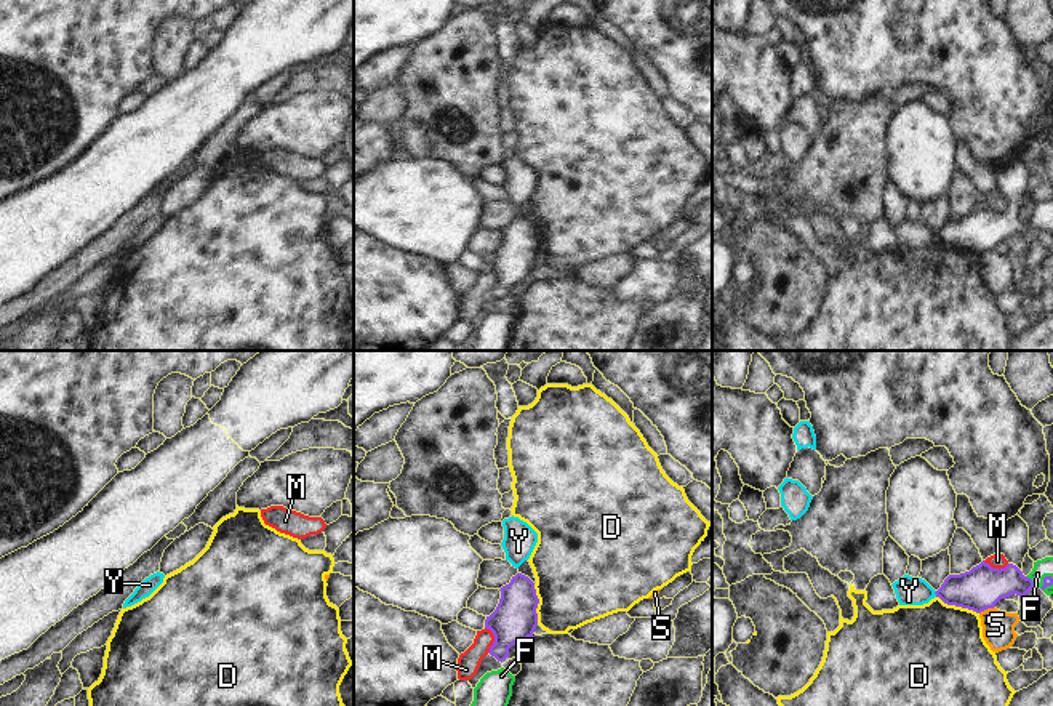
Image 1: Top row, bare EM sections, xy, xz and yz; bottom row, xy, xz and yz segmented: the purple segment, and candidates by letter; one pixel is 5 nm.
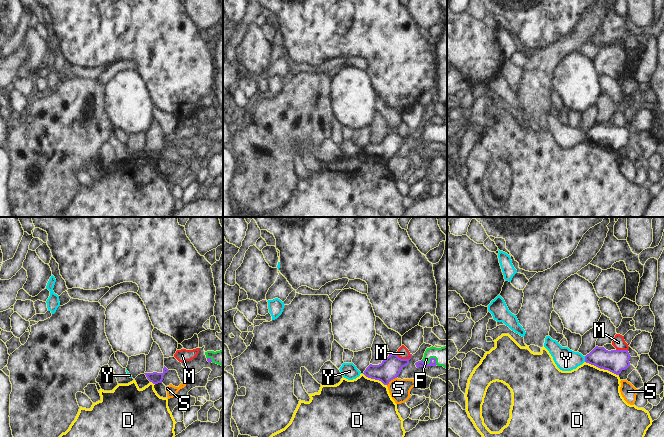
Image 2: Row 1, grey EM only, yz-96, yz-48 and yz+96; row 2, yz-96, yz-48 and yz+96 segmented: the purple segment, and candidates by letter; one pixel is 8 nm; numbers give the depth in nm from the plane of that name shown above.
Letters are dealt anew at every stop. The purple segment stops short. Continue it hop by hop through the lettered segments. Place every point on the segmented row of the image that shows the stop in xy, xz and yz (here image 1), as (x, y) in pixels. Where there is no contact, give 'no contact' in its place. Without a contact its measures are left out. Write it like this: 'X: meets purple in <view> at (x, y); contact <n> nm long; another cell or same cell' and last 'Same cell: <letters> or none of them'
D: meets purple in yz at (957, 605); contact 240 nm long; another cell
F: meets purple in yz at (1037, 586); contact 140 nm long; same cell
M: meets purple in xz at (495, 639); contact 140 nm long; another cell
S: meets purple in yz at (986, 609); contact 90 nm long; another cell
Y: meets purple in yz at (935, 593); contact 30 nm long; another cell
Same cell: F

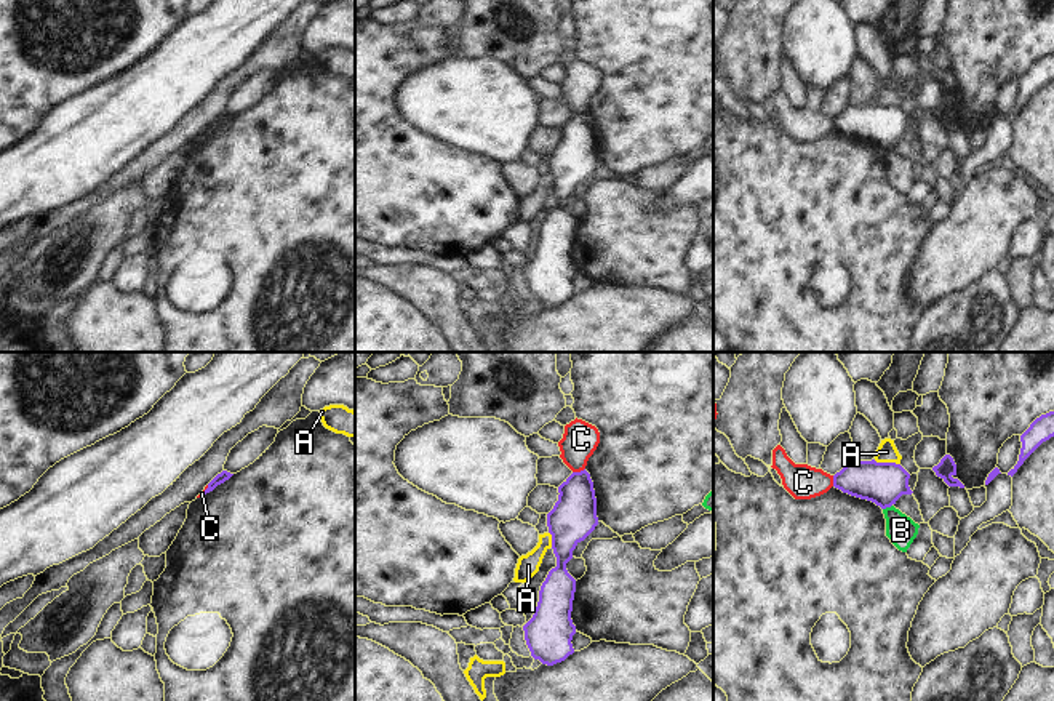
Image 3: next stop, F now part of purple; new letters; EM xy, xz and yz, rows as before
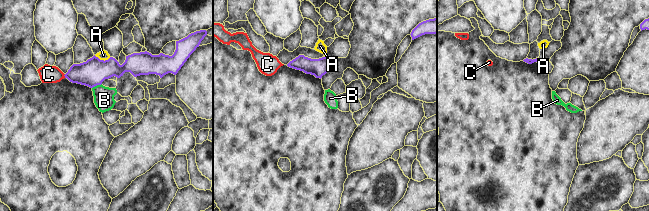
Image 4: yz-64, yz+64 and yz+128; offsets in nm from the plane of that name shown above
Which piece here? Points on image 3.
A: meets purple in yz at (886, 463); contact 140 nm long; another cell
B: meets purple in yz at (886, 506); contact 50 nm long; another cell
C: meets purple in xz at (578, 472); contact 70 nm long; another cell
Same cell: none of them

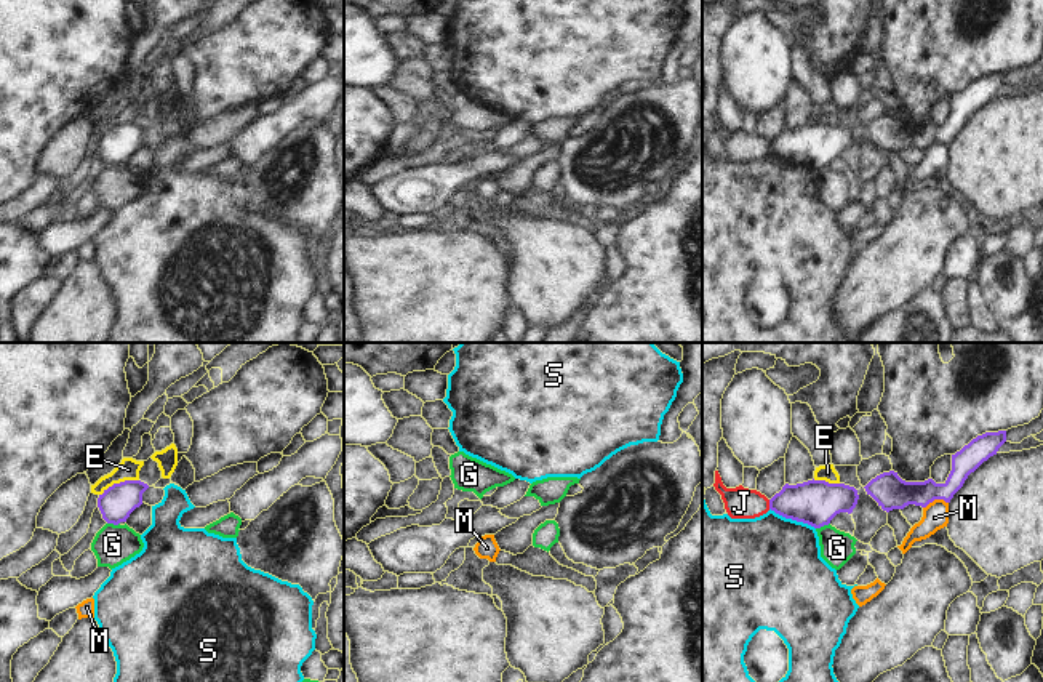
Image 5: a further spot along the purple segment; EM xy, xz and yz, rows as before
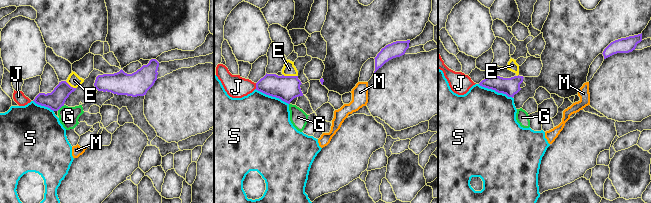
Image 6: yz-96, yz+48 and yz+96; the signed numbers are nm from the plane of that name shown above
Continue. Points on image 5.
E: meets purple in xy at (120, 482); contact 220 nm long; another cell
G: meets purple in yz at (823, 525); contact 80 nm long; another cell
J: meets purple in yz at (770, 505); contact 50 nm long; another cell
M: meets purple in yz at (935, 498); contact 130 nm long; another cell
S: meets purple in yz at (792, 519); contact 260 nm long; another cell
Same cell: none of them

